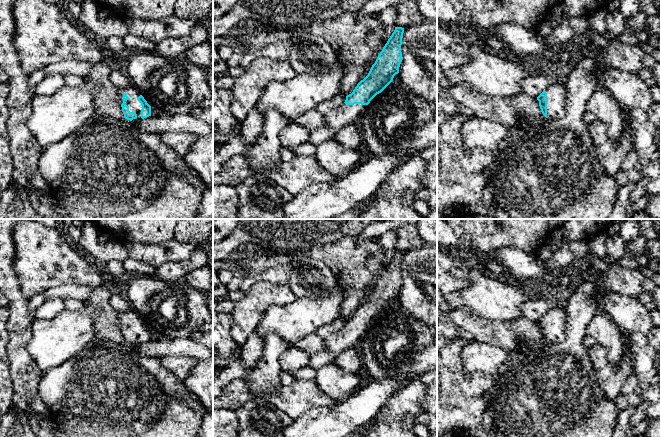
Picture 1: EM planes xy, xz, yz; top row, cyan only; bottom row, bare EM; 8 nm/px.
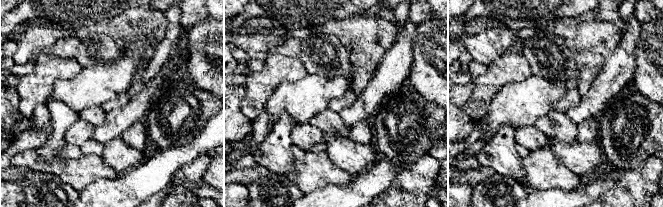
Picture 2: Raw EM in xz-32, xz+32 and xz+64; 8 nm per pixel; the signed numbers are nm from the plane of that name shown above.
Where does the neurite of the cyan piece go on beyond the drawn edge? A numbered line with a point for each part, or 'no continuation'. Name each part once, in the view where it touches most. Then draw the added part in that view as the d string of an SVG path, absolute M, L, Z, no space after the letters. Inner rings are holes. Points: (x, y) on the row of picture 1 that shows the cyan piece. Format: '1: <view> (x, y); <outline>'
1: xy (133, 93); M129 85L123 89L118 88L117 95L120 104L124 102L129 107L130 112L135 112L137 114L137 118L132 121L141 120L142 105L137 100L137 98L141 95L140 91L136 87Z

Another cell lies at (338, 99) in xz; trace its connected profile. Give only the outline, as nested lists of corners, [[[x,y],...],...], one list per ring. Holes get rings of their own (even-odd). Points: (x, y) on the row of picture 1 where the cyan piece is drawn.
[[[339,92],[328,102],[323,102],[323,103],[317,105],[315,110],[324,114],[324,113],[327,113],[331,110],[334,110],[334,109],[340,107],[345,102],[345,100],[346,100],[346,96],[342,92]]]

